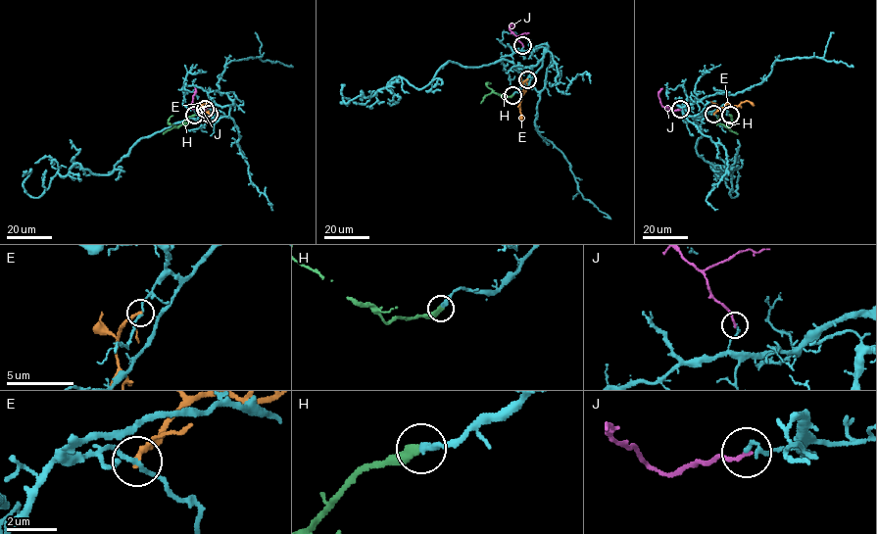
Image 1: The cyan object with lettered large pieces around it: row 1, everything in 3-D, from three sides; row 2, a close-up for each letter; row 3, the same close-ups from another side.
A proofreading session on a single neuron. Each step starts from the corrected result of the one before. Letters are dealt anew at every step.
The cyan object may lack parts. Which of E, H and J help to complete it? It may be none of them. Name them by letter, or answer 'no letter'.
H

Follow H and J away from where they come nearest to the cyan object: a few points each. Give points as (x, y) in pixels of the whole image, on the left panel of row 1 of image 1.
H: (194, 115), (175, 126), (168, 122), (172, 116)
J: (205, 109), (196, 111), (191, 107), (195, 88)

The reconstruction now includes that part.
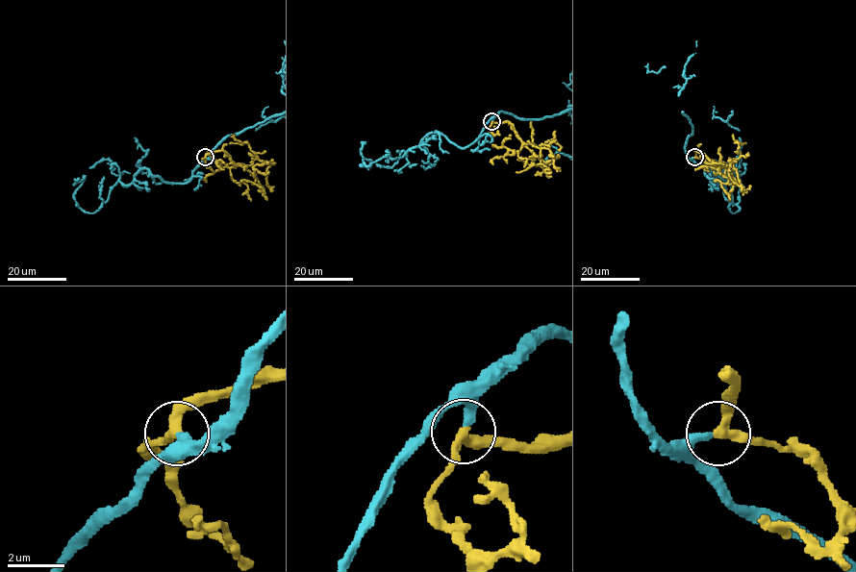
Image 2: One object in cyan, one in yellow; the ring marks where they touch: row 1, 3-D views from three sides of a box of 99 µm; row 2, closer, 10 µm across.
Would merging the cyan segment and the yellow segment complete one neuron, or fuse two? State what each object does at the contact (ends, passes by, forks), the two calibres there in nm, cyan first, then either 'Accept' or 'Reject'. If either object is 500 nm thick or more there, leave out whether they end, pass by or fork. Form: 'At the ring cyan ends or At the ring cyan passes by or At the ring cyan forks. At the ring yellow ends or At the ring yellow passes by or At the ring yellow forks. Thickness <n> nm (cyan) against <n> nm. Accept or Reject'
At the ring cyan ends. At the ring yellow passes by. Thickness 280 nm (cyan) against 320 nm. Accept

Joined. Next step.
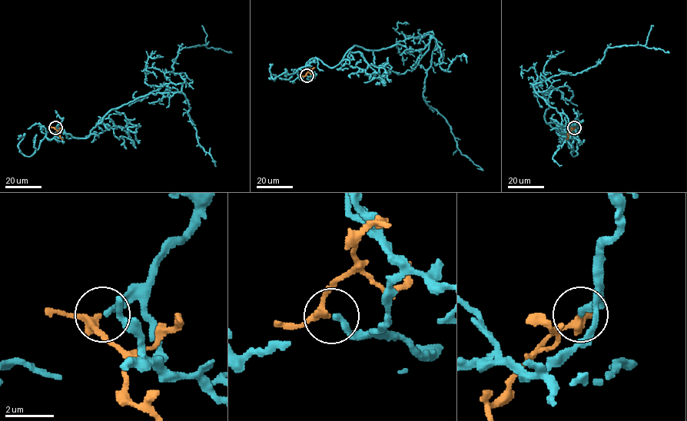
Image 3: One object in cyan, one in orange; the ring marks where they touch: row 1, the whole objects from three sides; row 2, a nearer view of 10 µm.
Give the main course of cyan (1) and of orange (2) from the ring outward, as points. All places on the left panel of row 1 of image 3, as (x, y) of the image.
1: (55, 127), (86, 138), (113, 109), (151, 93), (181, 91), (184, 81), (171, 66), (184, 48), (226, 51)
2: (55, 127), (63, 139)

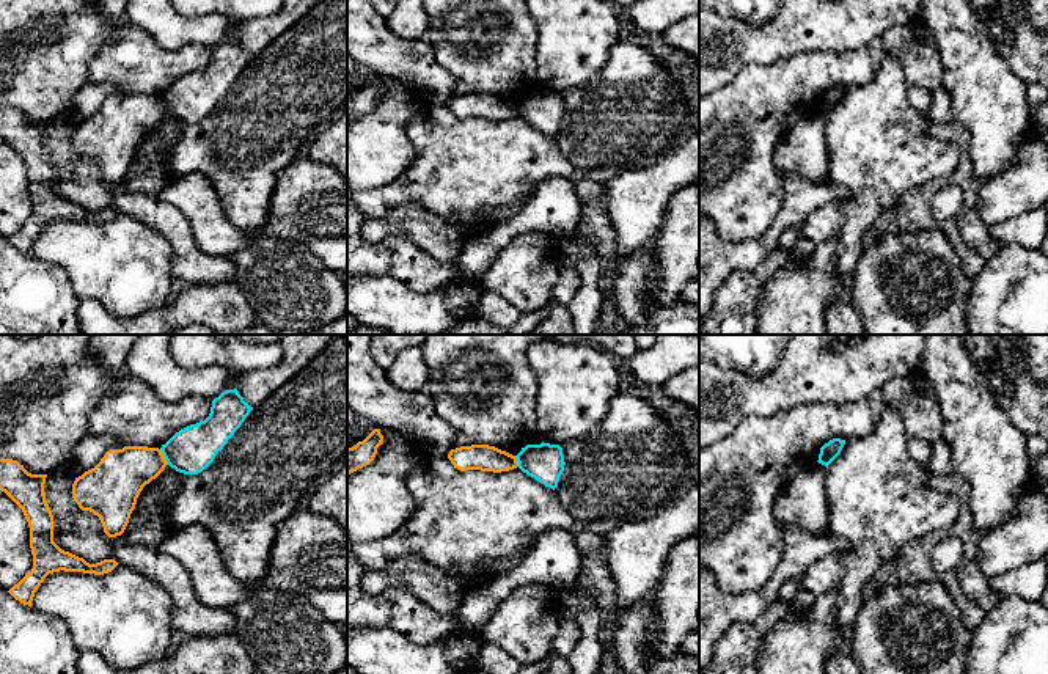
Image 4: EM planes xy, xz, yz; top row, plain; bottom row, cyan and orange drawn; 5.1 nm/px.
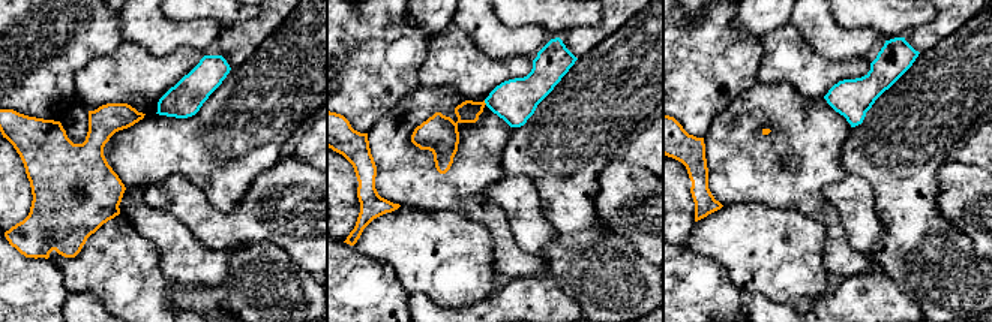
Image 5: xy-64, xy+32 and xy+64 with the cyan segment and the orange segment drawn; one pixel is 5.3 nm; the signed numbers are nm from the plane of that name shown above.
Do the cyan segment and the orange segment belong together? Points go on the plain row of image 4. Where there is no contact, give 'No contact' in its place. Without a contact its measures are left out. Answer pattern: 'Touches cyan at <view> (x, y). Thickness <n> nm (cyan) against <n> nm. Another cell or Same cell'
Touches cyan at xy (164, 104). Thickness 240 nm (cyan) against 260 nm. Another cell

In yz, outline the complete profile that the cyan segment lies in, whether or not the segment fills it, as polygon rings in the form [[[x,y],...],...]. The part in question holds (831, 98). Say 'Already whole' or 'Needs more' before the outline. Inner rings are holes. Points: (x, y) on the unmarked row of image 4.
Already whole. [[[833,86],[820,96],[819,112],[830,113],[842,99],[845,88]]]

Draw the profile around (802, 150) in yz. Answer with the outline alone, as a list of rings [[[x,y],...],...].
[[[809,110],[779,137],[773,163],[781,174],[797,174],[814,182],[825,181],[830,170],[826,123],[825,113]]]

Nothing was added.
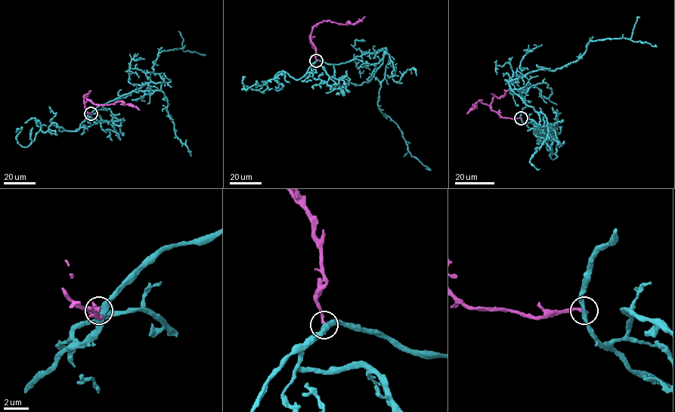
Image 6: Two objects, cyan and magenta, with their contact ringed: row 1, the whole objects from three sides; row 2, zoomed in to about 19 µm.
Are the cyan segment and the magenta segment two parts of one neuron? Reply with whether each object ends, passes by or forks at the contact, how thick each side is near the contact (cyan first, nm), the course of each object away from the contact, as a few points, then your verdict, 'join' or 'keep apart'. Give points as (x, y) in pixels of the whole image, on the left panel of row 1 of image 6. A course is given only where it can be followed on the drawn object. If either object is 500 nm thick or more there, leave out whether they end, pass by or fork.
cyan passes by; magenta ends; calibres 400 and 240 nm; course cyan (91, 113), (133, 91), (160, 89), (163, 80), (152, 67), (163, 51), (181, 48), (200, 54); course magenta (91, 113), (85, 107), (88, 100), (94, 103), (103, 104), (122, 102), (139, 109); keep apart

